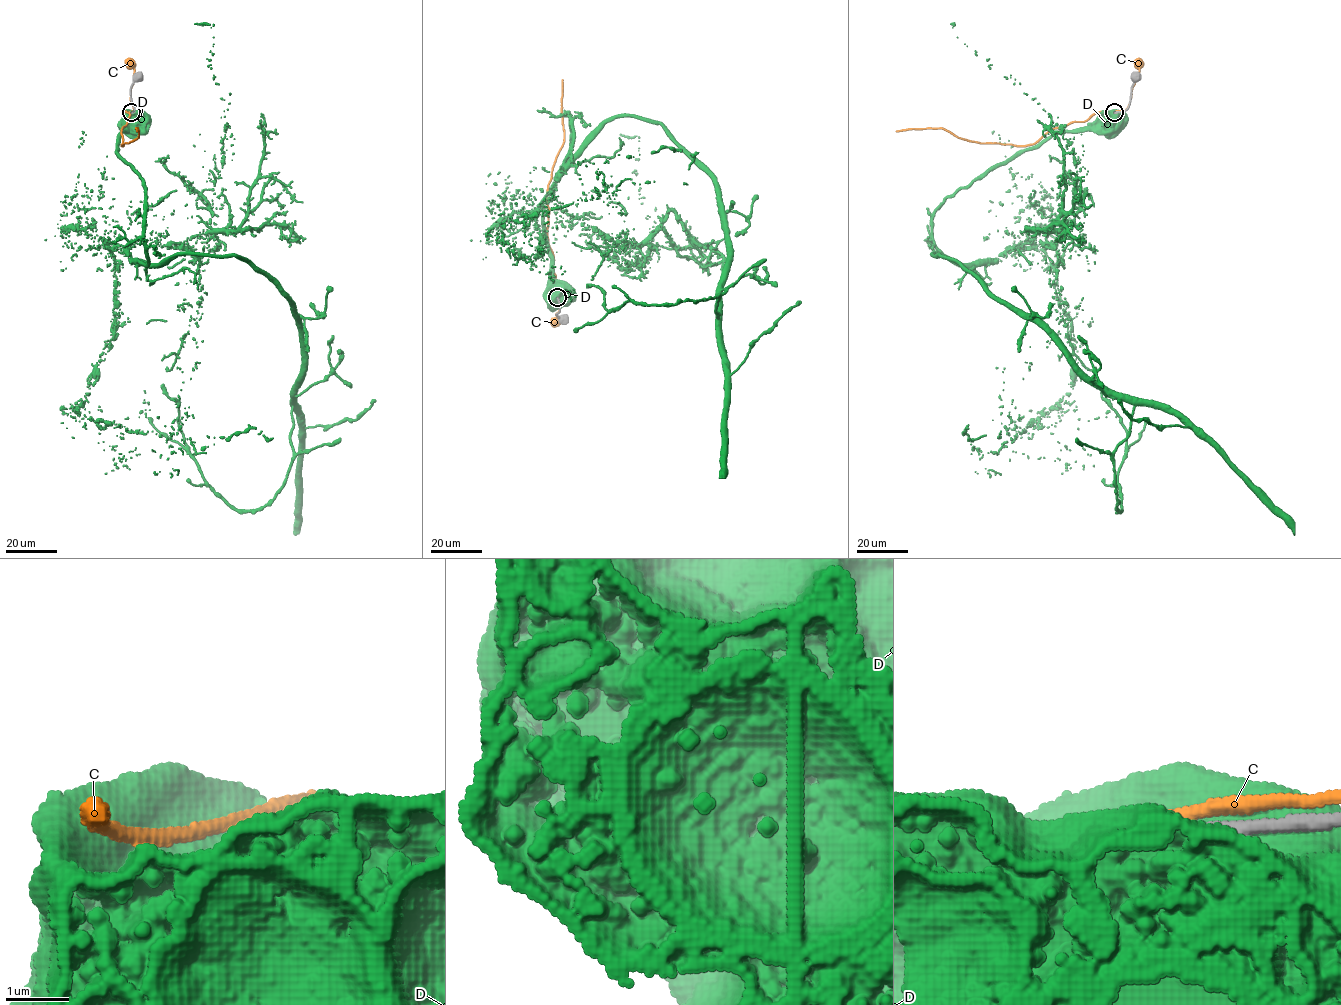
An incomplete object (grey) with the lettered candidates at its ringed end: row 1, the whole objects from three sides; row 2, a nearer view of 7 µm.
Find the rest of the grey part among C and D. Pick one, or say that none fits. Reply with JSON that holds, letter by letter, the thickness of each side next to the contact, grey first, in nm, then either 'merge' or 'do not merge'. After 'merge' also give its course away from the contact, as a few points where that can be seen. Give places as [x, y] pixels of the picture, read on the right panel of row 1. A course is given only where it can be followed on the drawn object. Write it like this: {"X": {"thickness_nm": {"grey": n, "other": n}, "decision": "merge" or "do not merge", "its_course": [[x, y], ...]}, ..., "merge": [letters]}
{"C": {"thickness_nm": {"grey": 300, "other": 240}, "decision": "do not merge"}, "D": {"thickness_nm": {"grey": 300, "other": 850}, "decision": "do not merge"}, "merge": []}

